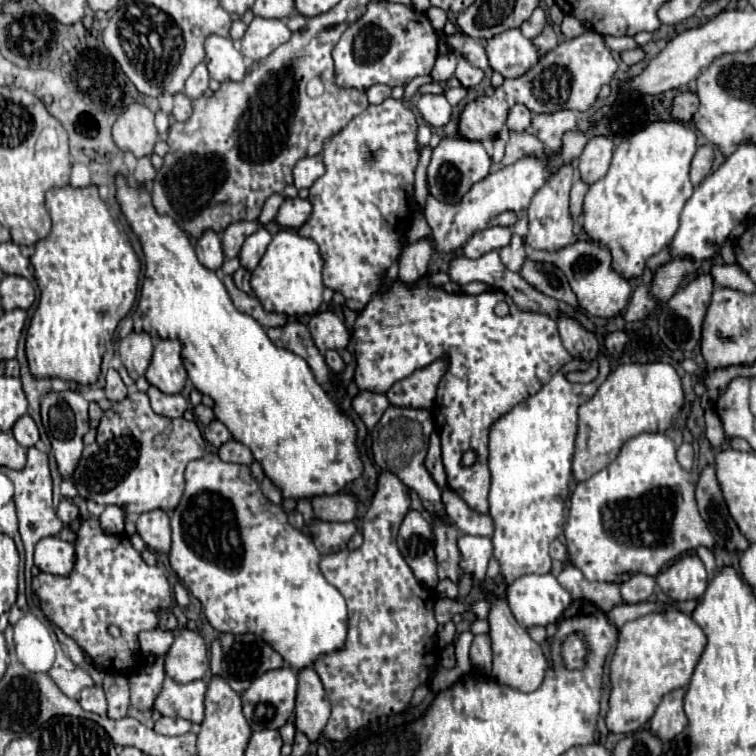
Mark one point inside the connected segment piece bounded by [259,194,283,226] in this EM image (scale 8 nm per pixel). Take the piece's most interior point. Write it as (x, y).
(273, 202)

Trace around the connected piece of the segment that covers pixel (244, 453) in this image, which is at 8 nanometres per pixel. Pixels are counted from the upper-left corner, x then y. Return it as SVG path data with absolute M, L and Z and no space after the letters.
M237 440L225 442L225 444L219 448L219 458L221 458L221 460L227 460L227 462L233 462L233 464L247 464L247 466L253 464L251 452L249 452L241 442L237 442Z

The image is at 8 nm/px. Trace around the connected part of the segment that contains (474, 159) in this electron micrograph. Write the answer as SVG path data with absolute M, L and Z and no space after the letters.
M461 134L441 138L439 146L433 150L431 164L429 164L429 192L433 198L455 204L463 198L463 194L479 180L489 174L491 158L477 140L465 140Z

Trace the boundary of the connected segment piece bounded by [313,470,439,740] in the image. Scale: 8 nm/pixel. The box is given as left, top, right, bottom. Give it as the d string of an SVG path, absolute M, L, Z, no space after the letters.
M379 472L377 490L373 502L363 518L363 544L357 550L339 550L337 554L321 556L321 572L327 582L335 586L347 602L349 608L349 632L343 648L323 654L315 660L313 668L319 674L327 698L331 702L331 718L323 730L329 740L345 740L351 732L365 726L375 716L391 716L405 710L413 698L413 690L427 682L433 670L437 668L439 654L435 650L435 632L437 622L433 616L435 594L429 594L425 586L421 586L407 562L403 560L397 548L397 532L399 524L409 512L409 494L407 486L393 472Z

